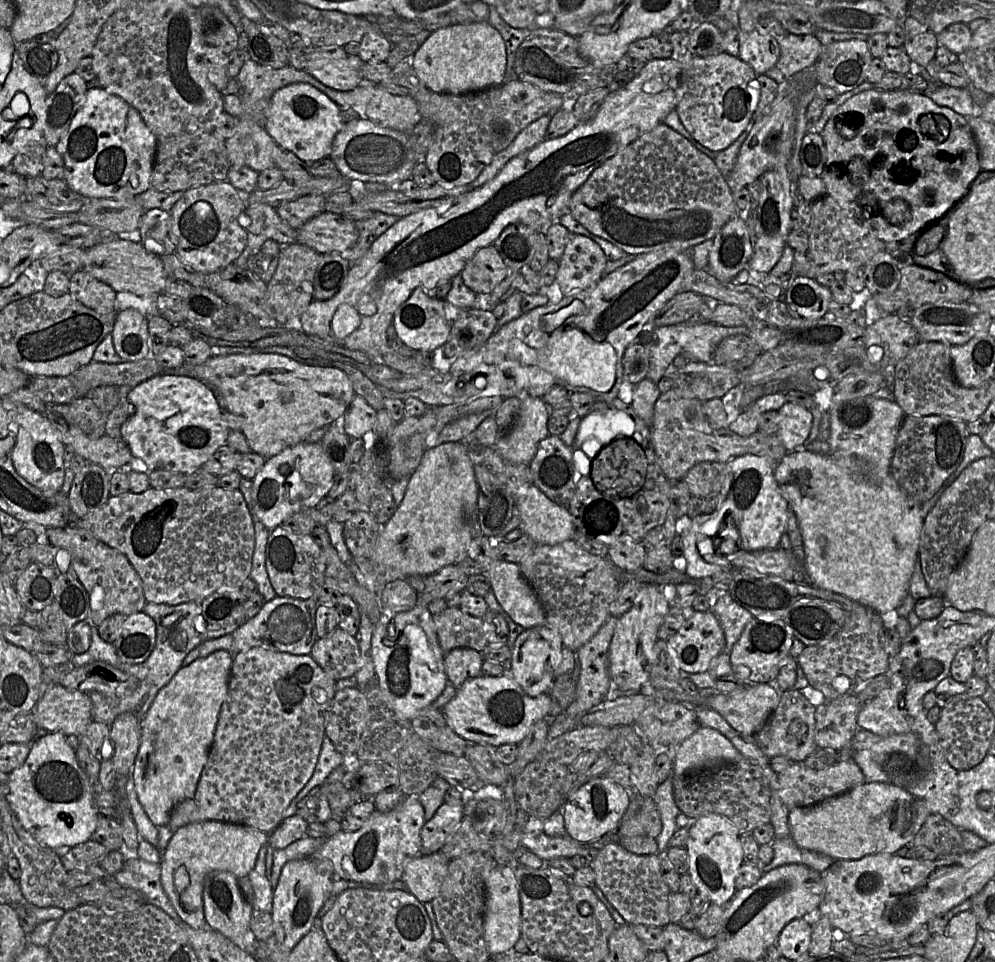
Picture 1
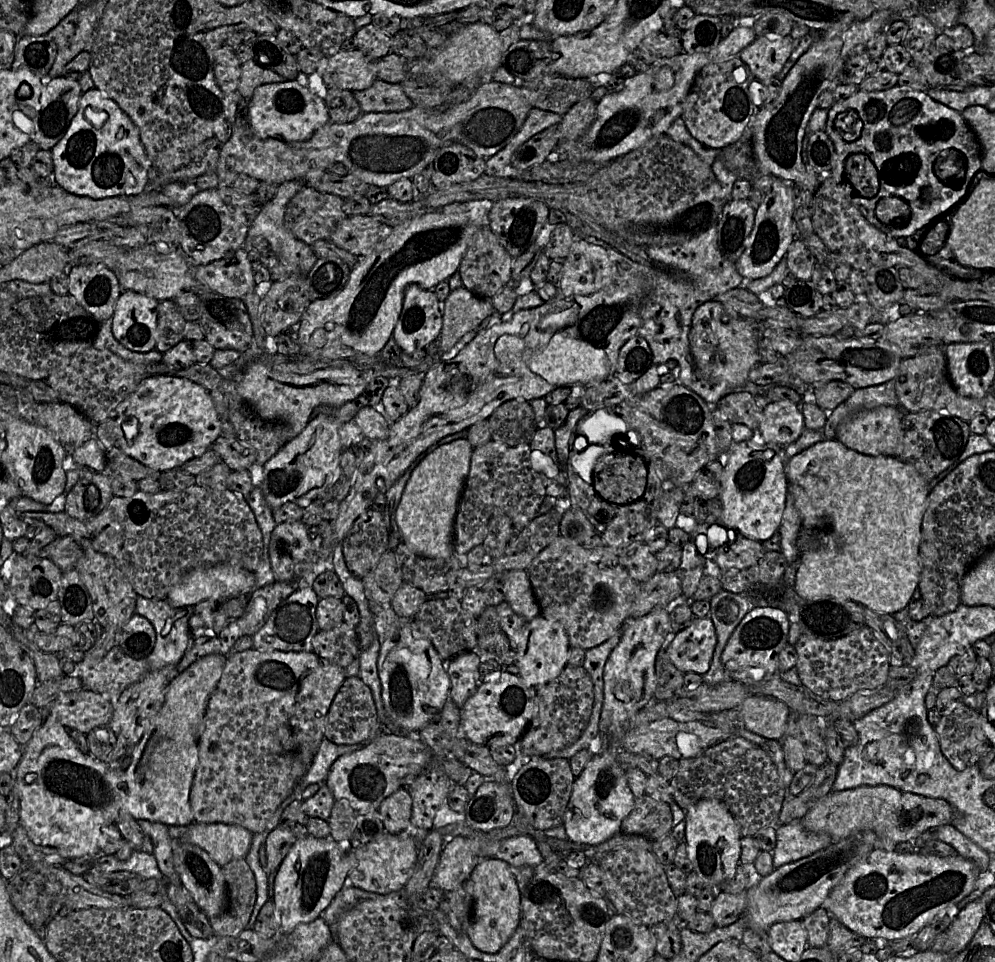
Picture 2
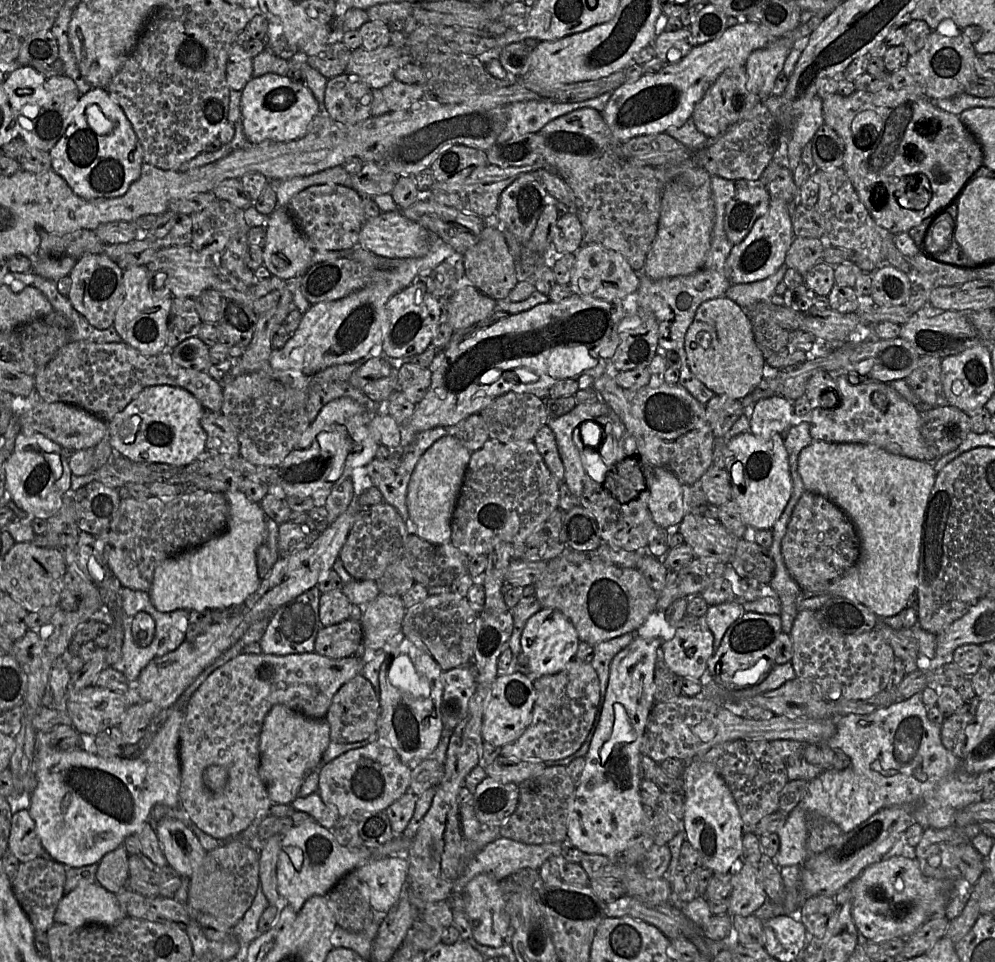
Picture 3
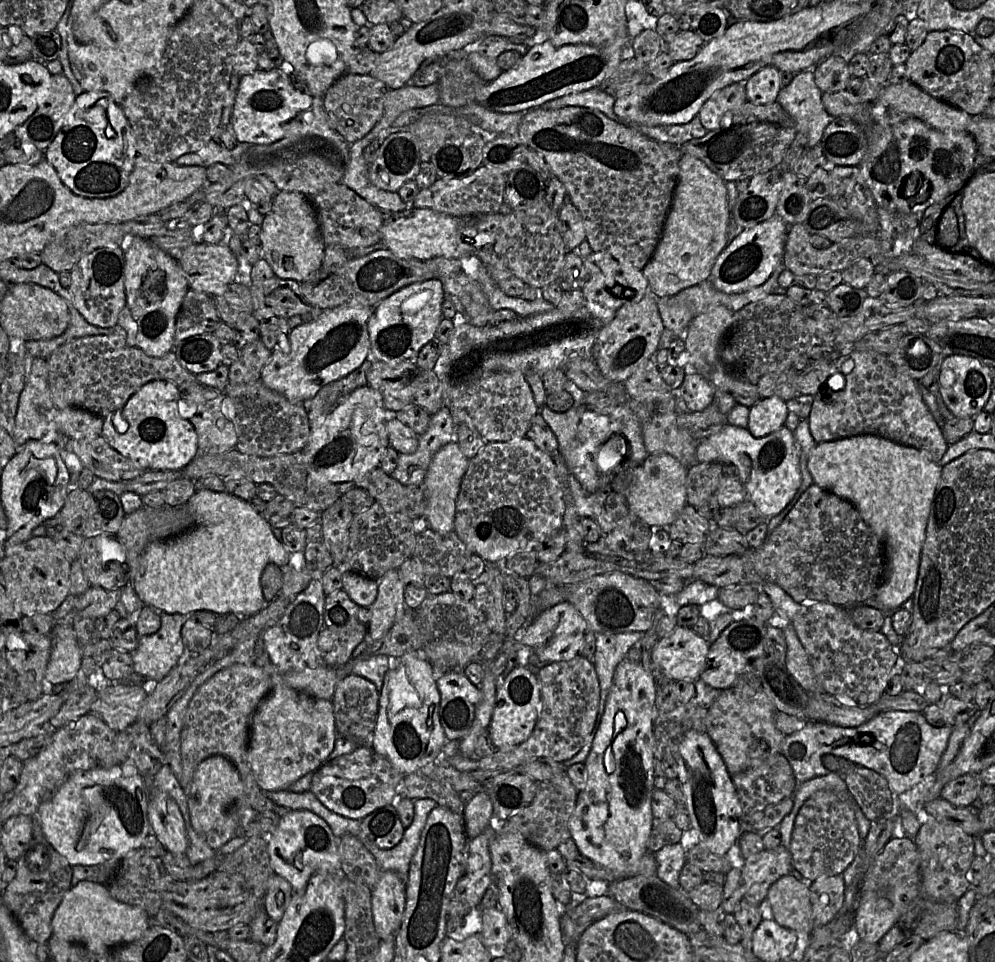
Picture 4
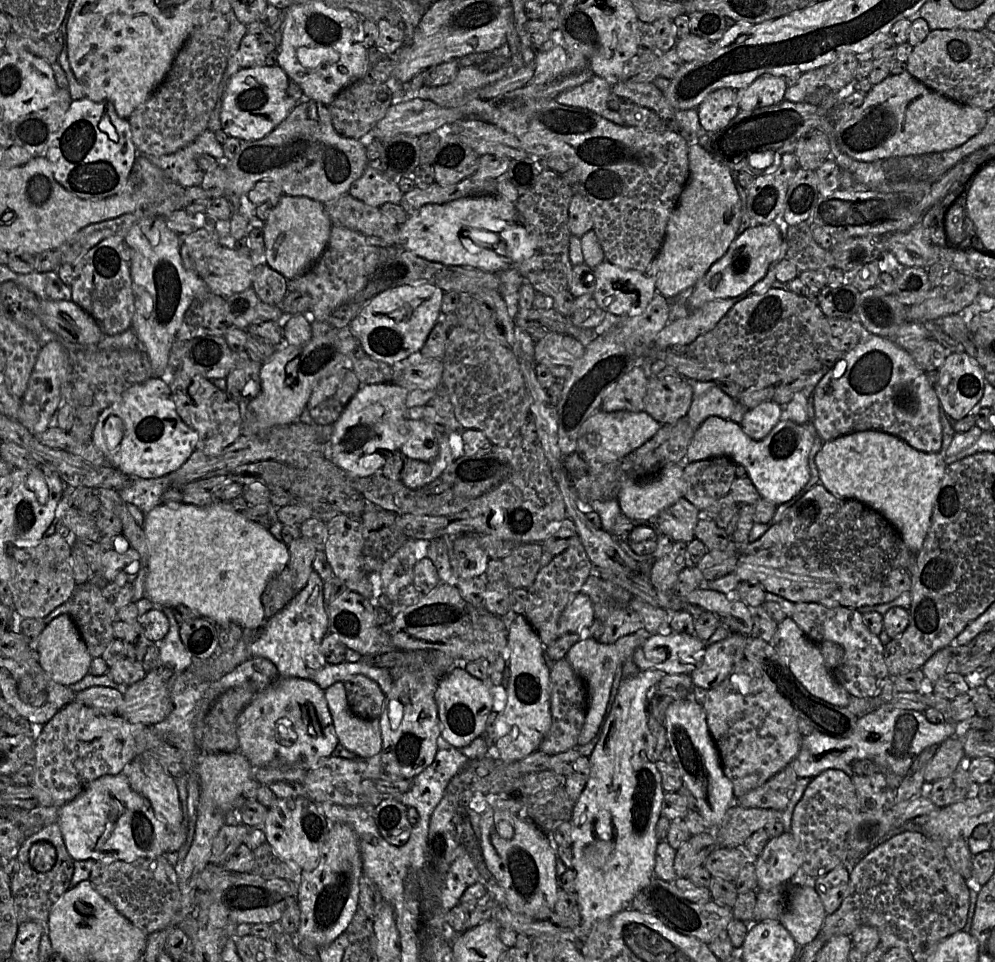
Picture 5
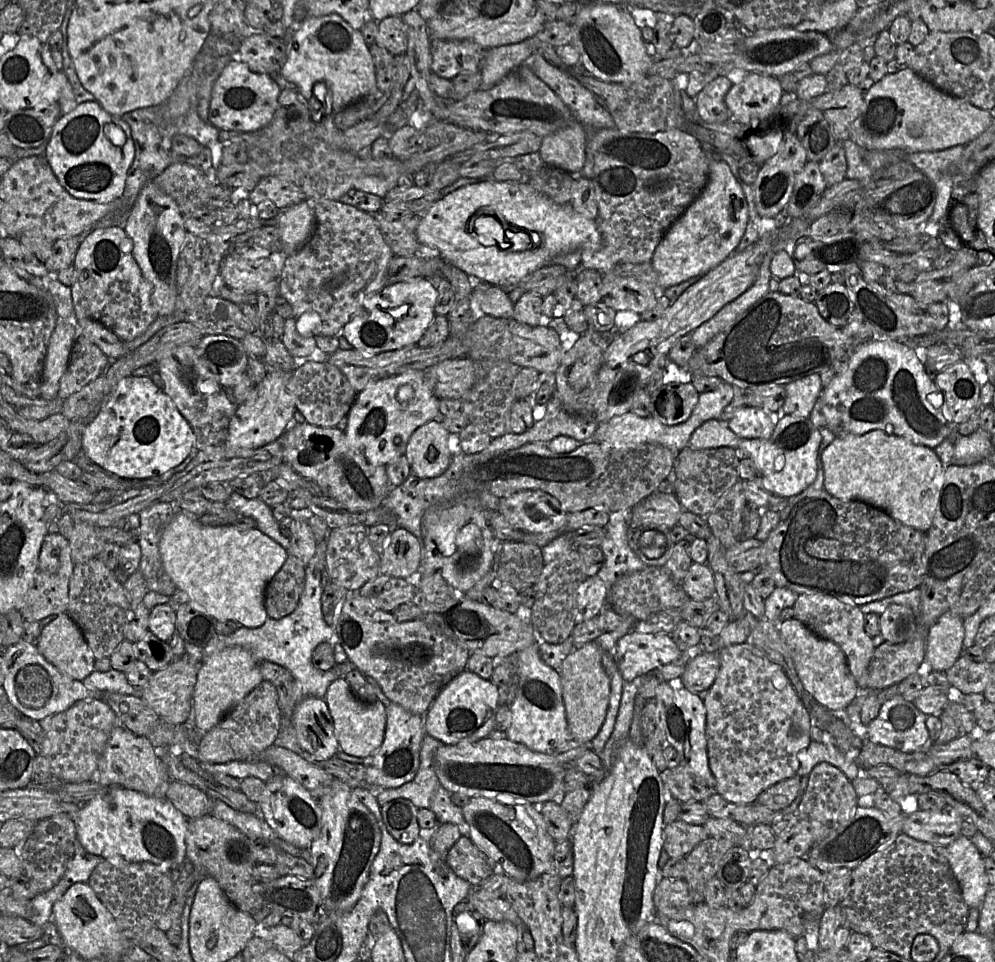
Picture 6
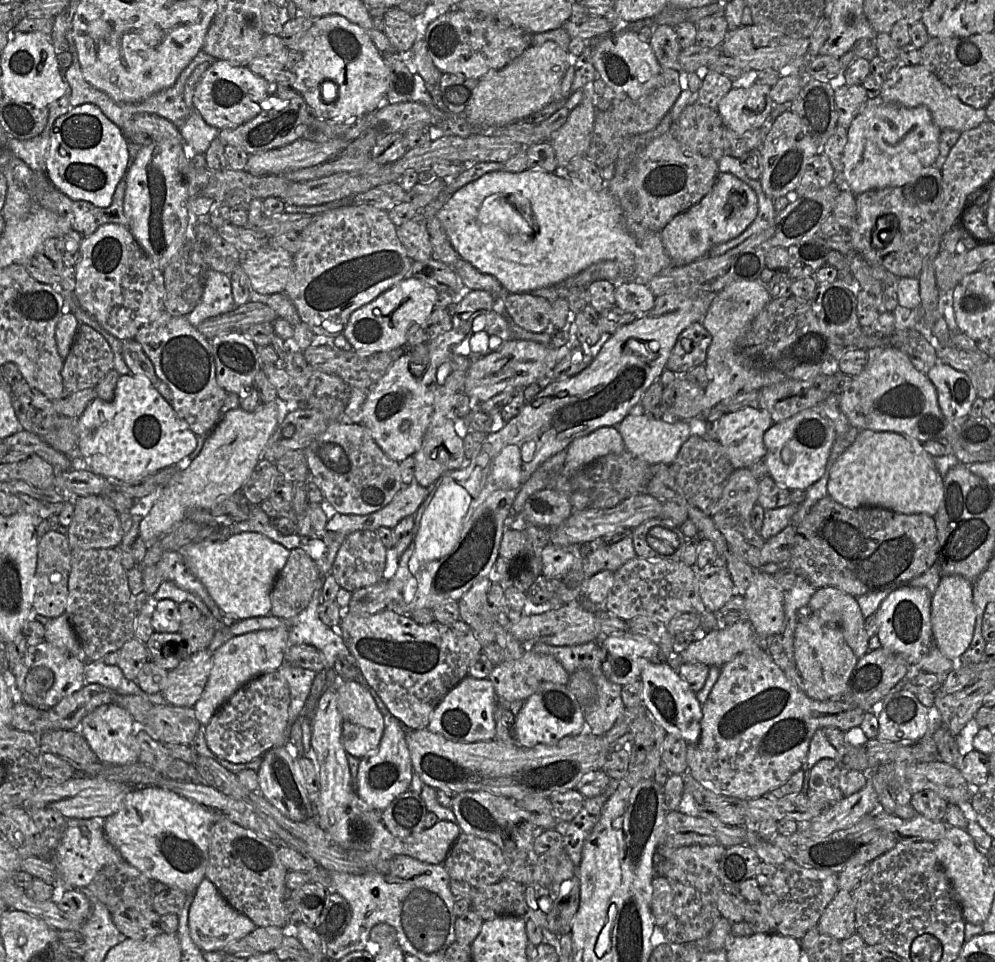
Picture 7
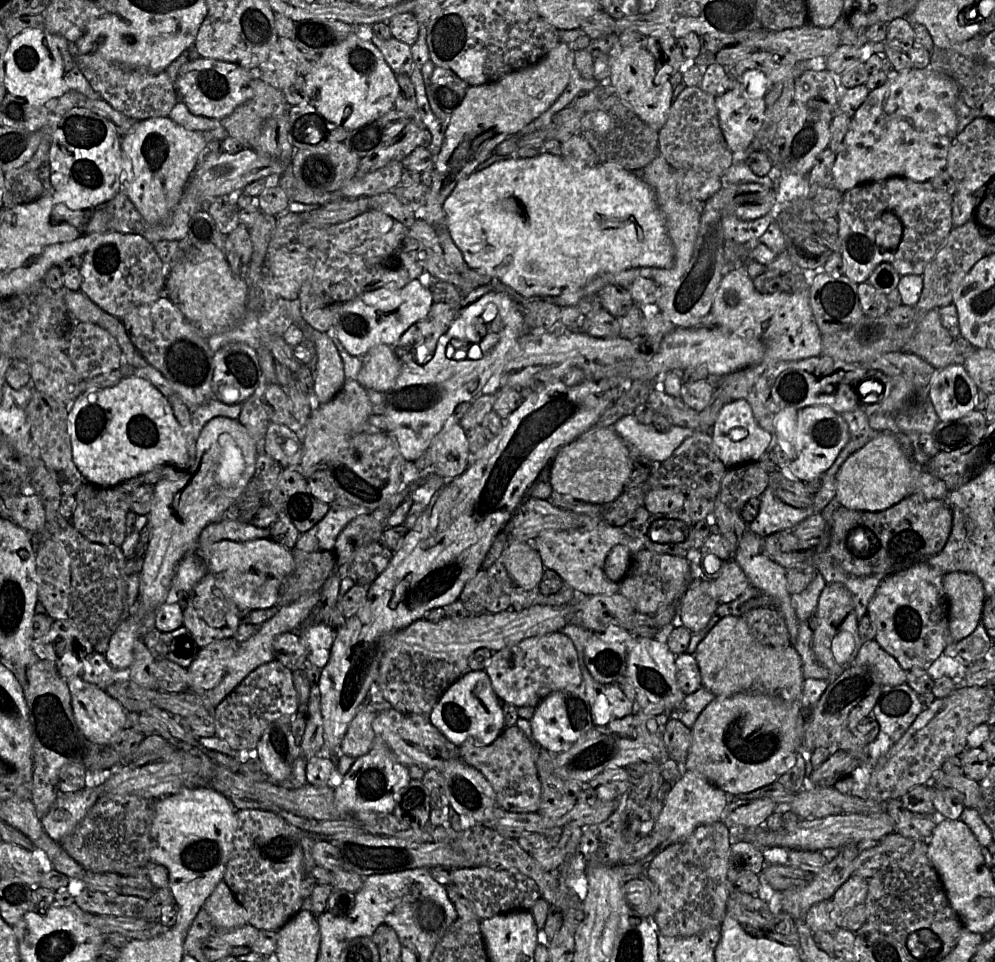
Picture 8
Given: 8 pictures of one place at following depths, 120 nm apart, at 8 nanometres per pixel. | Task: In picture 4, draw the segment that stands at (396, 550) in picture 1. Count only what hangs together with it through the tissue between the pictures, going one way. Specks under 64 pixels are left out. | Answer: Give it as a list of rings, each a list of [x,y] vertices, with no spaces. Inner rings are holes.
[[[452,441],[443,446],[430,463],[423,481],[426,498],[424,518],[428,527],[439,534],[448,534],[454,530],[456,502],[469,462],[470,460],[462,453],[458,443]]]

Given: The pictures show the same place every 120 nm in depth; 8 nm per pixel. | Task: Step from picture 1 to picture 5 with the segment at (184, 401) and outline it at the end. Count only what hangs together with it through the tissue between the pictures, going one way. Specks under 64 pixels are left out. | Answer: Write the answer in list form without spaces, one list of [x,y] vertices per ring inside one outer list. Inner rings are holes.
[[[151,377],[127,388],[110,406],[101,411],[91,441],[104,454],[108,463],[131,478],[154,479],[180,468],[196,450],[197,433],[177,412],[166,377]]]

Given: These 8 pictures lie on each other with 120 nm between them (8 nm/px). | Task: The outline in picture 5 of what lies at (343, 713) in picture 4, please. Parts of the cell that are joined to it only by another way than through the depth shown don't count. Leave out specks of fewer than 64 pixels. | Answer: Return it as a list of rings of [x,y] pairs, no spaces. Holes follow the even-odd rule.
[[[354,675],[343,683],[351,711],[365,720],[379,719],[386,699],[379,685],[364,675]]]

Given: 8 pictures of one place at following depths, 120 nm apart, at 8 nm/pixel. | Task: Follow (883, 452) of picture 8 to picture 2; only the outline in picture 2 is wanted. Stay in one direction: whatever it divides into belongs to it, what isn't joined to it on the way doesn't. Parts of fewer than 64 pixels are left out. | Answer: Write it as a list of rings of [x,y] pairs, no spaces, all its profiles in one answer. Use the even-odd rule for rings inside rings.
[[[825,439],[817,442],[810,448],[796,454],[785,463],[785,474],[789,484],[795,506],[799,512],[802,528],[822,529],[829,527],[832,535],[827,536],[827,542],[817,550],[802,552],[799,559],[799,568],[796,575],[794,589],[796,593],[806,600],[847,599],[854,601],[874,612],[893,615],[906,608],[912,601],[912,595],[920,580],[921,564],[919,547],[921,541],[922,520],[928,505],[930,484],[914,468],[913,465],[897,457],[872,456],[863,454],[846,447],[837,439]]]

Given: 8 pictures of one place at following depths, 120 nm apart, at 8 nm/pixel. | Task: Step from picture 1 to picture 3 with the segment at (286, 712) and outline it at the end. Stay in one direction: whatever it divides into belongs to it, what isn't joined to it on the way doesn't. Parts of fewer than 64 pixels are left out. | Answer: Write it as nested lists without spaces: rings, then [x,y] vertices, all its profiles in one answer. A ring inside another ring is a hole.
[[[315,652],[304,653],[304,654],[293,654],[286,656],[268,655],[263,653],[260,655],[240,654],[234,659],[227,662],[219,669],[217,669],[216,671],[214,671],[193,693],[188,703],[186,704],[184,709],[184,719],[179,731],[178,753],[180,760],[180,777],[181,777],[181,784],[179,789],[179,805],[185,810],[186,814],[189,816],[192,822],[199,829],[201,829],[203,832],[210,835],[211,837],[221,841],[227,841],[232,836],[238,836],[244,830],[246,830],[247,827],[252,823],[252,821],[257,817],[259,813],[261,813],[262,811],[269,811],[269,808],[272,805],[272,801],[269,798],[267,788],[259,774],[259,762],[260,762],[259,741],[260,741],[261,728],[265,716],[273,706],[279,704],[279,705],[284,705],[290,708],[291,710],[294,710],[312,719],[325,718],[330,708],[330,705],[332,703],[332,699],[334,695],[346,682],[354,678],[356,675],[361,674],[361,669],[363,667],[363,664],[364,662],[362,661],[362,659],[358,658],[355,655],[342,659],[331,659],[321,656]],[[211,765],[222,766],[223,768],[226,769],[228,773],[228,780],[225,787],[218,792],[213,792],[209,790],[203,781],[204,771],[207,767]]]

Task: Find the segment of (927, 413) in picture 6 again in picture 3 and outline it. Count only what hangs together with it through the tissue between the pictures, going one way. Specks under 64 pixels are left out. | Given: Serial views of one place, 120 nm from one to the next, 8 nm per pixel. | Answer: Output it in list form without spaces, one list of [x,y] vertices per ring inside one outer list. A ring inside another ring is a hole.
[[[828,372],[836,381],[837,405],[830,409],[817,405],[812,409],[810,434],[813,440],[830,443],[869,443],[893,454],[934,463],[937,458],[921,433],[921,413],[889,383],[852,384],[843,373]]]

